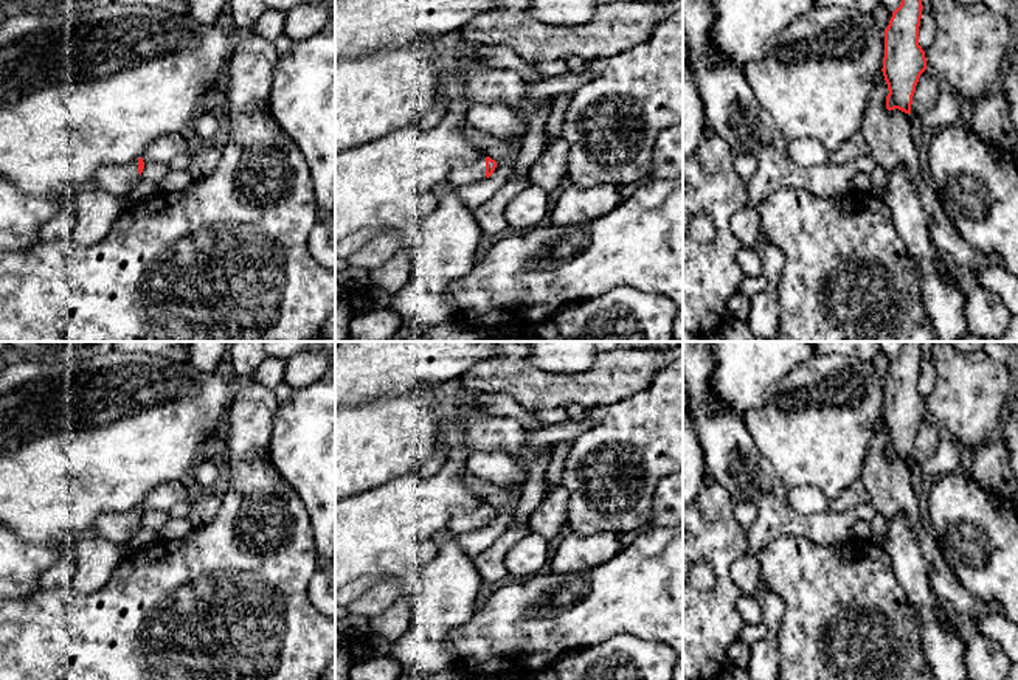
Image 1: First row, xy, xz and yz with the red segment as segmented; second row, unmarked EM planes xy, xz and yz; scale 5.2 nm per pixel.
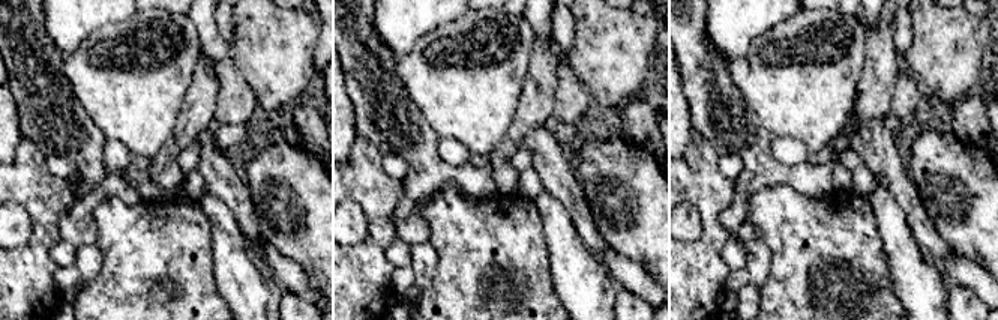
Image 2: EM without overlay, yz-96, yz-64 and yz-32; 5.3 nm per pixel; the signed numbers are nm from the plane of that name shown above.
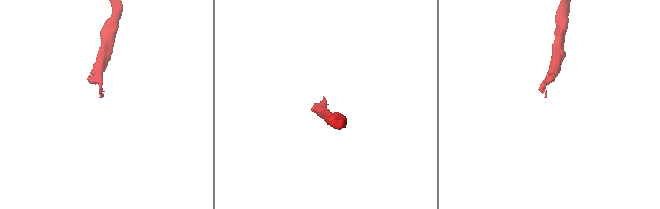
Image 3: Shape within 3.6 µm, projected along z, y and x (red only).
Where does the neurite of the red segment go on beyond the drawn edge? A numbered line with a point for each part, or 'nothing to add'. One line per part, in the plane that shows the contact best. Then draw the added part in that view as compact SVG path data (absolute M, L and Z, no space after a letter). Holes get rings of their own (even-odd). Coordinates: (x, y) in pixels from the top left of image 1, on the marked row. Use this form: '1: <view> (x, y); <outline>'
1: xz (461, 174); M481 155L470 163L455 163L450 169L447 180L455 189L486 180L486 157L487 155Z

